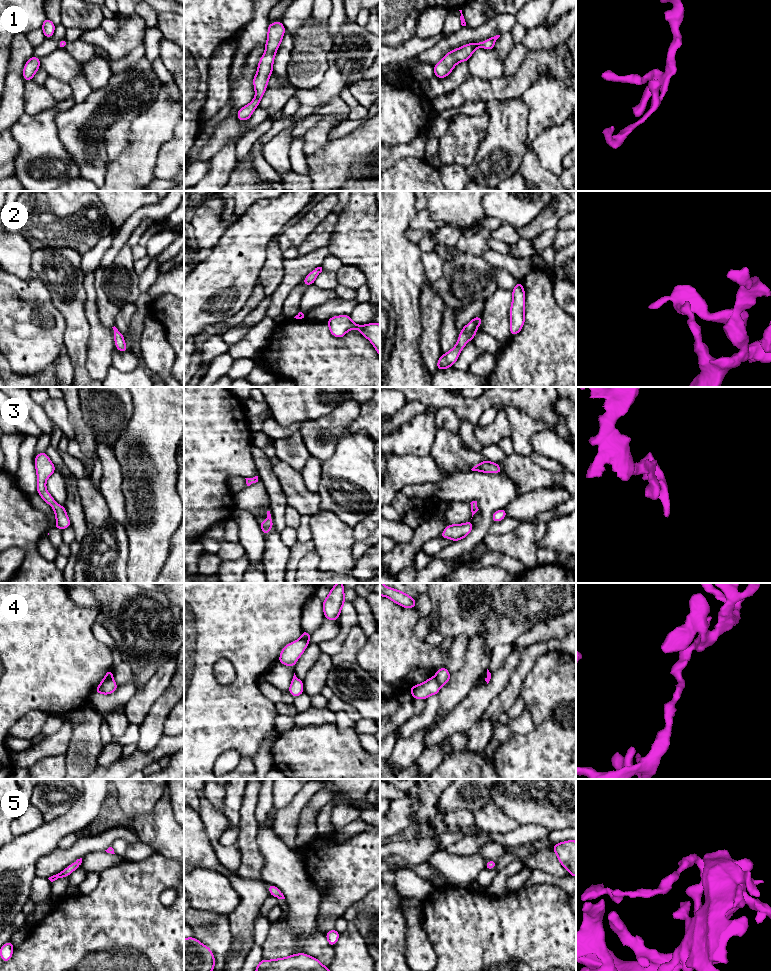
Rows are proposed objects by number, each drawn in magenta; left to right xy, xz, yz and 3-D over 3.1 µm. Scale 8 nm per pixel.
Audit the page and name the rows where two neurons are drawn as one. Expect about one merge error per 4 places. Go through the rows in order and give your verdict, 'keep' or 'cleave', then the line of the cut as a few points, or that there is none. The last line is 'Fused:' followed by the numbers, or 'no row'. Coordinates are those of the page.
1: keep; no cut
2: keep; no cut
3: keep; no cut
4: cleave; cut in xy along (112, 676), (101, 683)
5: keep; no cut
Fused: 4

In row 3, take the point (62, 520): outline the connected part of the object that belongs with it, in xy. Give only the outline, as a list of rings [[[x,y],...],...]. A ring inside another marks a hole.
[[[45,452],[35,455],[35,470],[37,473],[37,493],[53,508],[56,524],[53,528],[64,530],[71,526],[65,507],[59,505],[46,489],[47,479],[56,471],[56,468]]]

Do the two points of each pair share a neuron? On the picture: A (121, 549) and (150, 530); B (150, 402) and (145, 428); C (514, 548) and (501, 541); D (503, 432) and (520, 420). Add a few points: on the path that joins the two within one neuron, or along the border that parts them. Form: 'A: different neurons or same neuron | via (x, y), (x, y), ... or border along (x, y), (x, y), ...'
A: different neurons | border along (124, 527), (128, 541), (127, 567)
B: same neuron | via (150, 408), (150, 422)
C: same neuron | via (511, 545), (504, 544)
D: different neurons | border along (502, 410), (506, 416), (511, 436)

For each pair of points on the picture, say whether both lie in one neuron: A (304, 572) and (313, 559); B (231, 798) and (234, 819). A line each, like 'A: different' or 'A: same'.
A: same
B: same

